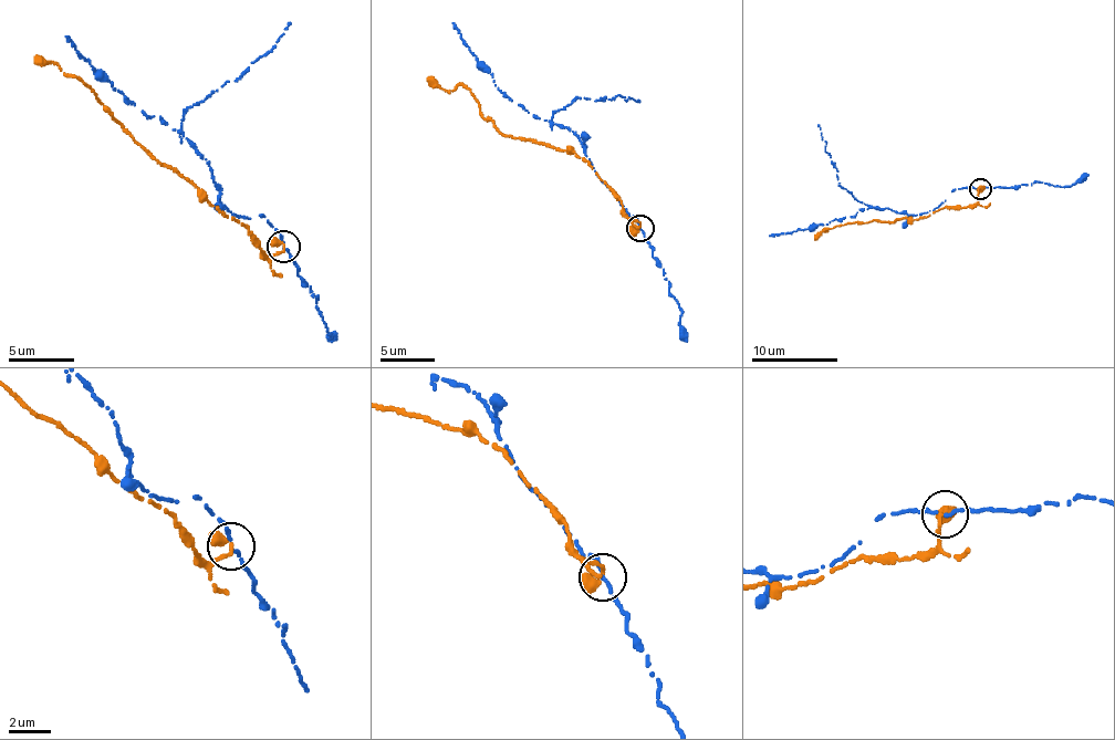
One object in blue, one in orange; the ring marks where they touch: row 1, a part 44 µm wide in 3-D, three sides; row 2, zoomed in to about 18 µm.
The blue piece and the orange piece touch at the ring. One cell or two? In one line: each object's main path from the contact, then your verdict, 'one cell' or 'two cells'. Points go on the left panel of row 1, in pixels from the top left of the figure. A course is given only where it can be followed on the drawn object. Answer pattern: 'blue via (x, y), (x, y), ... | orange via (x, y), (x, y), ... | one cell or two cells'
blue via (284, 247), (266, 215), (249, 219), (230, 212), (208, 162), (159, 117), (114, 90), (66, 38) | orange via (284, 246), (268, 258), (249, 228), (220, 212), (190, 183), (152, 158), (77, 80), (54, 63), (35, 62) | two cells

